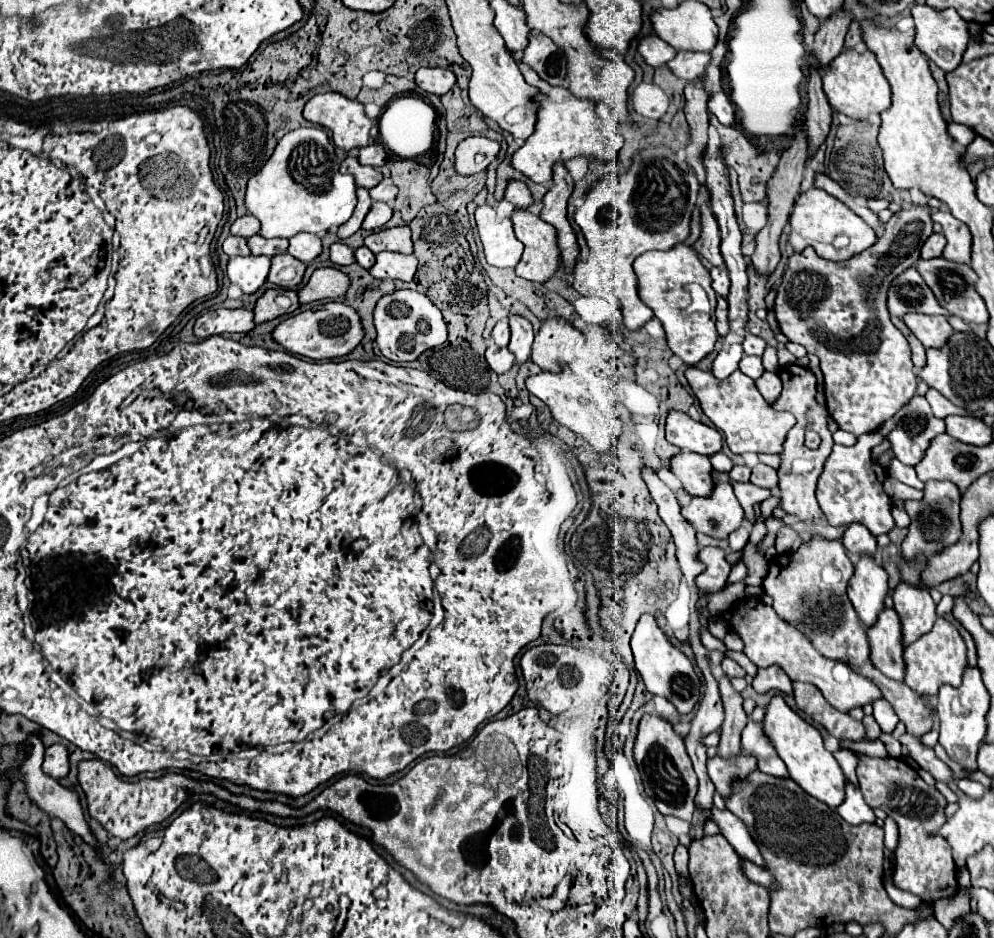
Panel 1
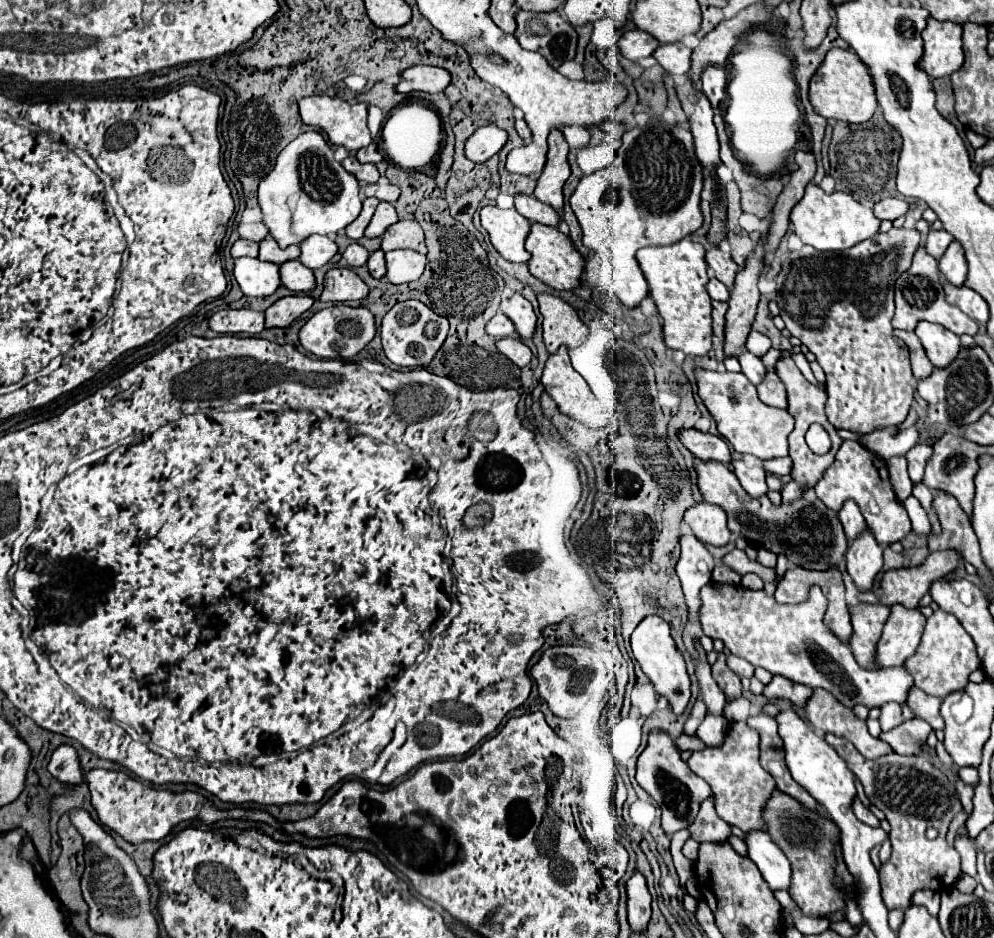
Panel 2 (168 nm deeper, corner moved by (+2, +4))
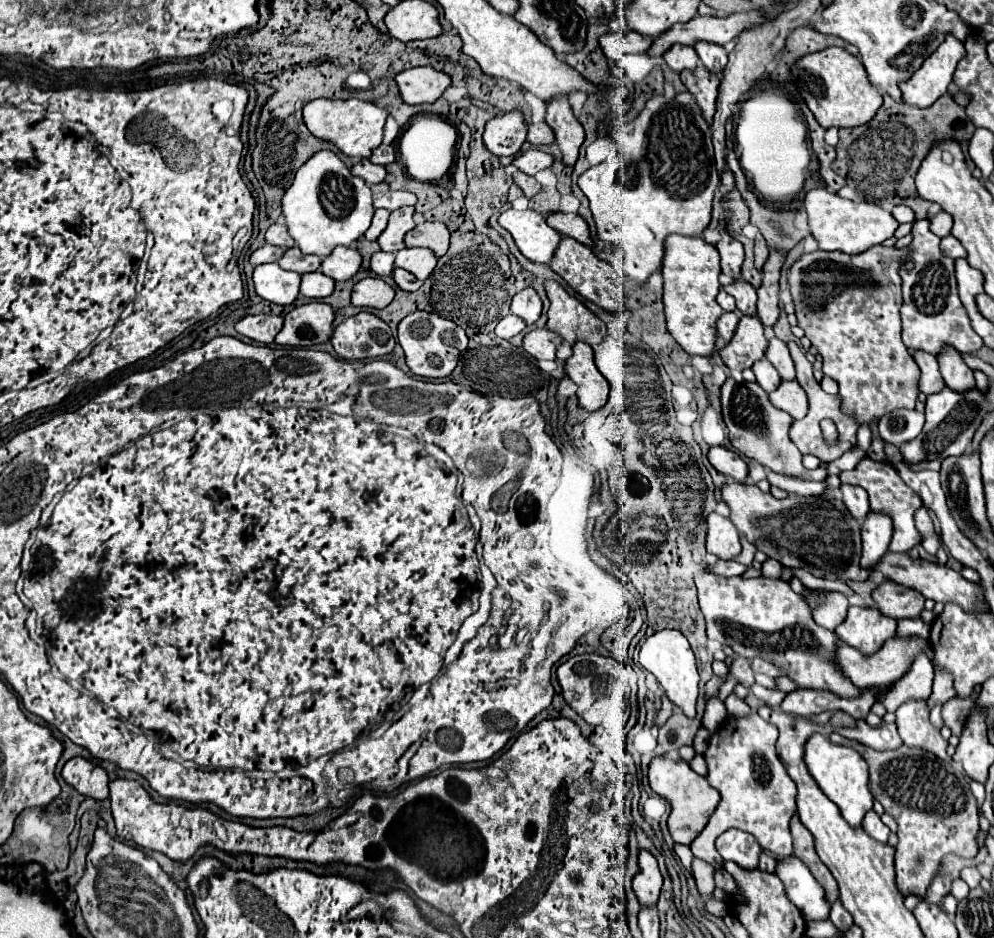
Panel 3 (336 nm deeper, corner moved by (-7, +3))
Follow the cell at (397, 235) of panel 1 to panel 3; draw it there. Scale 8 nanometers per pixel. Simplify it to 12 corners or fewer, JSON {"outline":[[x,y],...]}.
{"outline":[[444,223],[416,225],[406,247],[432,249],[442,257],[450,243]]}

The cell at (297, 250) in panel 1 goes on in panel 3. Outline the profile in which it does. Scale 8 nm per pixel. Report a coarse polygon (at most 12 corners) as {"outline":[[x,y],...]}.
{"outline":[[342,245],[318,271],[346,281],[360,269],[360,253]]}

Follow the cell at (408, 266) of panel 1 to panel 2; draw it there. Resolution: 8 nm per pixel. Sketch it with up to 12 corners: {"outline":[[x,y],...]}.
{"outline":[[393,250],[387,280],[405,284],[425,270],[425,256],[415,250]]}

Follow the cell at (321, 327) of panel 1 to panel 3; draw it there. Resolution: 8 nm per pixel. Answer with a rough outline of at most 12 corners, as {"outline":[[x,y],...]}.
{"outline":[[360,311],[332,329],[338,357],[390,353],[396,339],[378,315]]}

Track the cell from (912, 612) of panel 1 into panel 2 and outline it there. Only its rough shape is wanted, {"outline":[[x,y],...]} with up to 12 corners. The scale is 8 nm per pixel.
{"outline":[[891,608],[875,654],[879,670],[915,654],[927,618]]}

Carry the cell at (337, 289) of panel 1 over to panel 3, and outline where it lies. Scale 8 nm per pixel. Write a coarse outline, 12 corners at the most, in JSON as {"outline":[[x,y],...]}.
{"outline":[[380,277],[354,285],[352,305],[382,309],[394,289]]}

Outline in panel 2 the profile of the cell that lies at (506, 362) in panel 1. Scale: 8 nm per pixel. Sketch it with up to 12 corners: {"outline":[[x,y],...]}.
{"outline":[[517,336],[497,342],[517,366],[527,366],[533,358],[531,348]]}

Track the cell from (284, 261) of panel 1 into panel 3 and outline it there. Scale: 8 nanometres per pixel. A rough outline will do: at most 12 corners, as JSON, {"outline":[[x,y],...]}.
{"outline":[[320,271],[302,275],[300,295],[328,297],[334,279]]}

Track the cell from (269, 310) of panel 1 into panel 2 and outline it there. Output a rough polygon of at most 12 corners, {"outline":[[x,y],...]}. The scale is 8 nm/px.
{"outline":[[307,294],[285,296],[267,308],[267,328],[289,328],[313,306]]}

